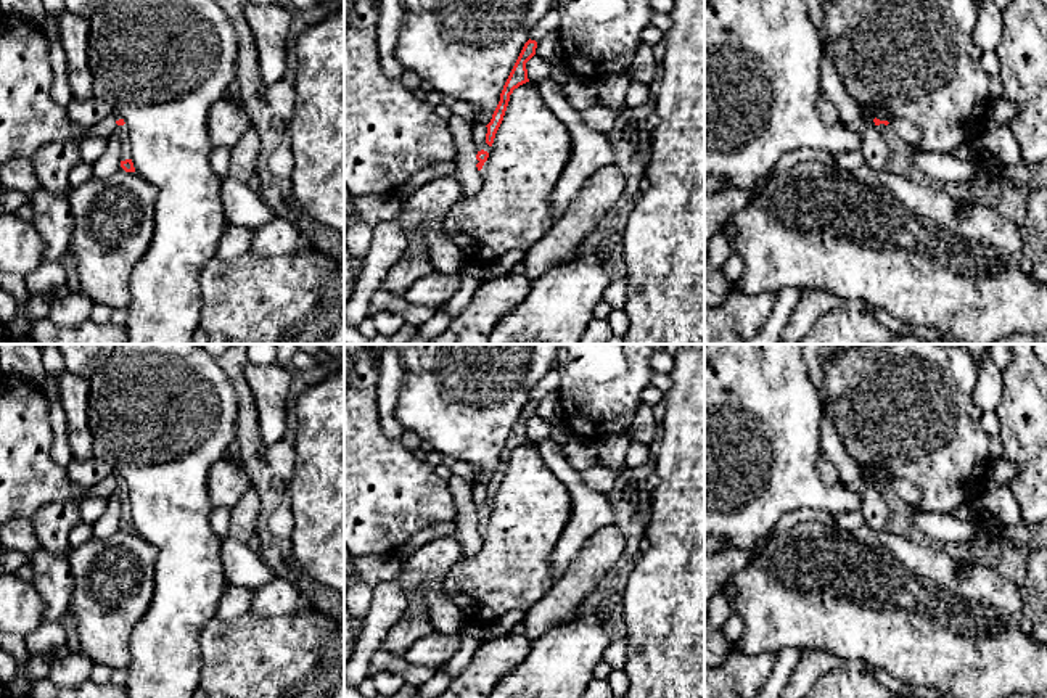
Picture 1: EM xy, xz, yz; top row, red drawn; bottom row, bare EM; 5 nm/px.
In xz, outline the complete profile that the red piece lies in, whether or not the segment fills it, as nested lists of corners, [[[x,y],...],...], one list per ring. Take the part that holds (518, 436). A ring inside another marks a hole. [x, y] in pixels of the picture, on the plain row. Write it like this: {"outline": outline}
{"outline": [[[528,400],[503,445],[503,450],[500,454],[500,462],[492,474],[491,482],[486,486],[487,487],[487,494],[486,494],[486,503],[489,507],[492,507],[495,494],[503,481],[508,462],[510,462],[510,455],[513,454],[515,449],[518,449],[519,445],[529,442],[528,439],[528,429],[526,429],[526,423],[536,415],[536,409],[537,409],[537,402],[536,400]]]}

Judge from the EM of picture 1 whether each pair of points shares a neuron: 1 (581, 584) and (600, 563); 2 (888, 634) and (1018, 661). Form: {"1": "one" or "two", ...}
{"1": "one", "2": "one"}

